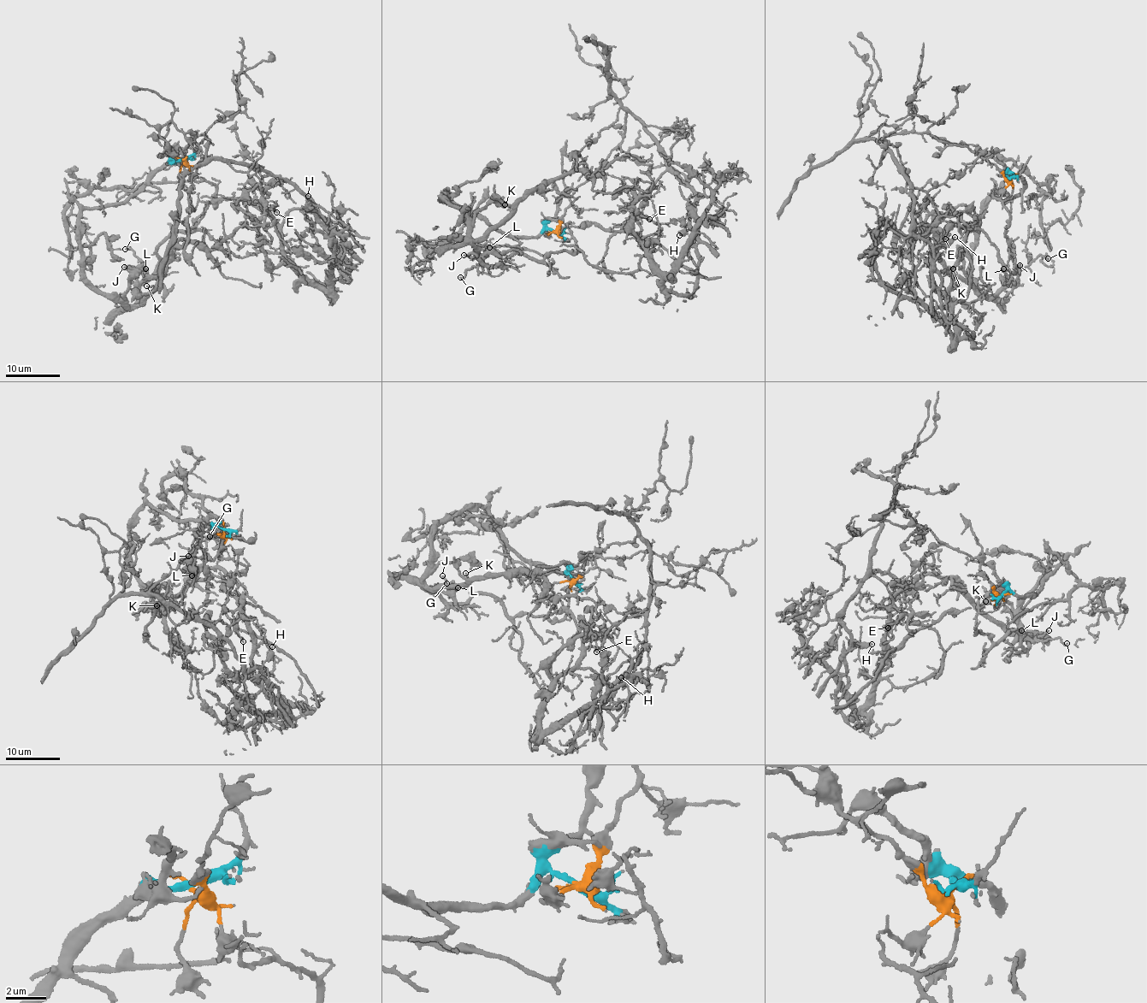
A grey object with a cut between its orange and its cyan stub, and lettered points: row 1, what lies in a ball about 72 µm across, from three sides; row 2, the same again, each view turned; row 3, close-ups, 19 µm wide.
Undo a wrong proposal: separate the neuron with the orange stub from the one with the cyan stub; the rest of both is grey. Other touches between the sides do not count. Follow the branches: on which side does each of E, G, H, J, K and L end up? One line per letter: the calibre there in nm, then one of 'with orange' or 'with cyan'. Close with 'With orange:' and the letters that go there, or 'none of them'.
E: 130 nm thick; with orange
G: 150 nm thick; with cyan
H: 180 nm thick; with orange
J: 180 nm thick; with cyan
K: 150 nm thick; with cyan
L: 160 nm thick; with cyan
With orange: E, H

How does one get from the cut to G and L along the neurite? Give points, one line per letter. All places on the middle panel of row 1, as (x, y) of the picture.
G: (553, 232), (514, 238), (469, 215), (446, 193), (441, 200), (458, 207), (471, 242), (484, 256), (460, 277)
L: (553, 232), (514, 238), (445, 194), (441, 200), (458, 207), (471, 244), (486, 255), (488, 247)

